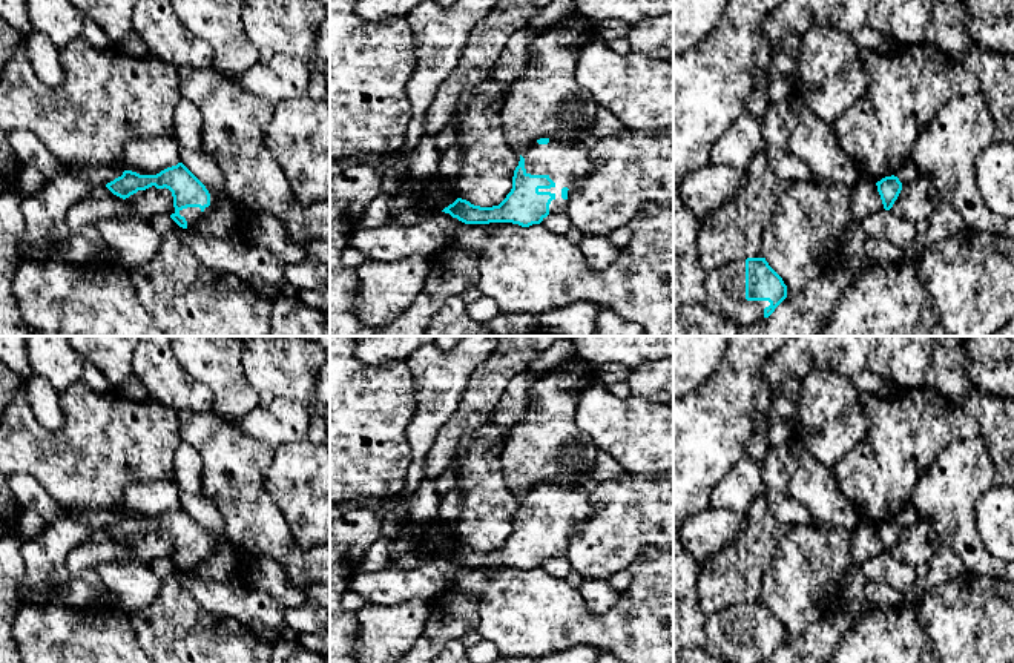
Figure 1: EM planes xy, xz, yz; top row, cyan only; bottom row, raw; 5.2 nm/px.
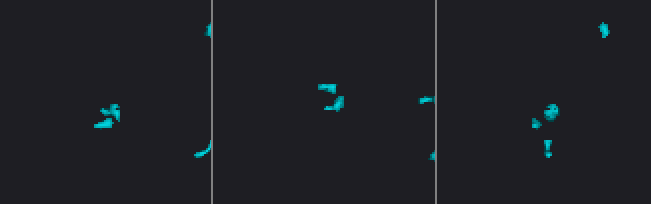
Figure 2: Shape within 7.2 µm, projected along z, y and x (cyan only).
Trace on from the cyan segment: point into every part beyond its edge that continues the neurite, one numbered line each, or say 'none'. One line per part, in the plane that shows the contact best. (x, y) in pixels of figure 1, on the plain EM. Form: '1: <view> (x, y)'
1: xz (565, 507)

